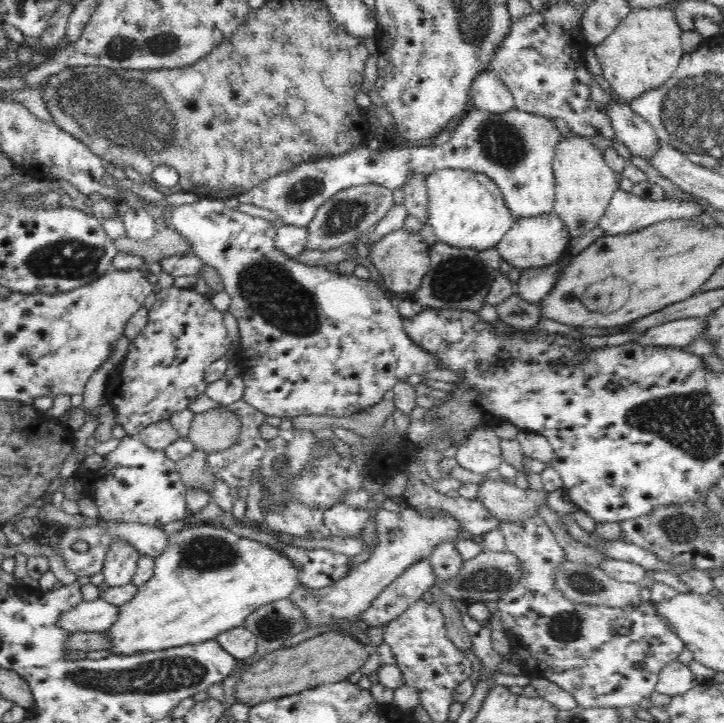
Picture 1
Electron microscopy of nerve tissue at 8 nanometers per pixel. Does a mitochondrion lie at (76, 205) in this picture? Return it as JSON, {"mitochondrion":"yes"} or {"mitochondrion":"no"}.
{"mitochondrion":"no"}

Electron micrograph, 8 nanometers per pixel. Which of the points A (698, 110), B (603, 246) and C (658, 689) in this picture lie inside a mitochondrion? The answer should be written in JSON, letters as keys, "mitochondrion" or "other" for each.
{"A":"mitochondrion","B":"other","C":"other"}

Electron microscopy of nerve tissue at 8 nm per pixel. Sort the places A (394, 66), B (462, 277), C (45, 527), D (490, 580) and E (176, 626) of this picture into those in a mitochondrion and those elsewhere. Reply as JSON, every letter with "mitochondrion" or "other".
{"A":"other","B":"mitochondrion","C":"other","D":"mitochondrion","E":"other"}

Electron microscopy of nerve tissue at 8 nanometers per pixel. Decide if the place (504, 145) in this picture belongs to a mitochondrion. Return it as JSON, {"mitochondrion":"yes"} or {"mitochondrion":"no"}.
{"mitochondrion":"yes"}

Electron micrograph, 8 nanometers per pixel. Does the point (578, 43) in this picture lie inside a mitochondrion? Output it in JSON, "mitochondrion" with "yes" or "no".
{"mitochondrion":"no"}

